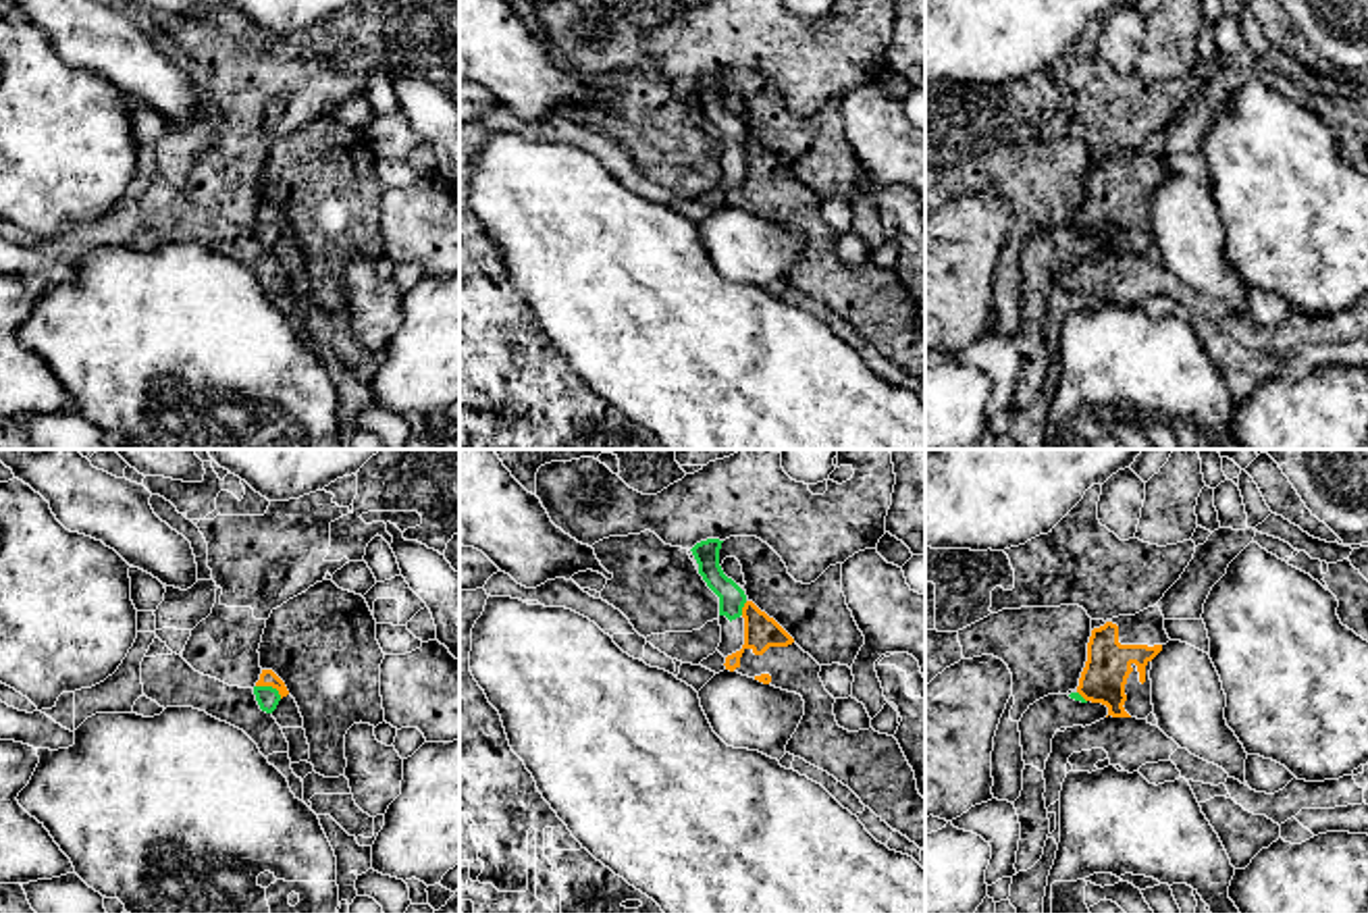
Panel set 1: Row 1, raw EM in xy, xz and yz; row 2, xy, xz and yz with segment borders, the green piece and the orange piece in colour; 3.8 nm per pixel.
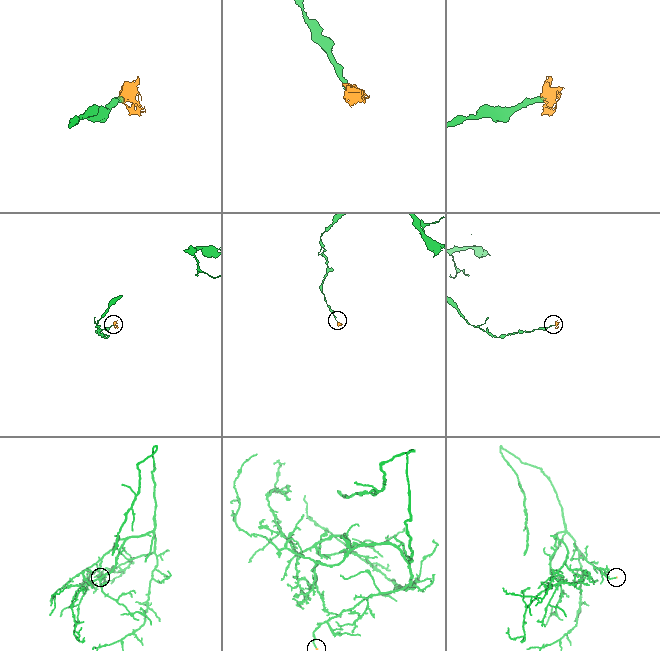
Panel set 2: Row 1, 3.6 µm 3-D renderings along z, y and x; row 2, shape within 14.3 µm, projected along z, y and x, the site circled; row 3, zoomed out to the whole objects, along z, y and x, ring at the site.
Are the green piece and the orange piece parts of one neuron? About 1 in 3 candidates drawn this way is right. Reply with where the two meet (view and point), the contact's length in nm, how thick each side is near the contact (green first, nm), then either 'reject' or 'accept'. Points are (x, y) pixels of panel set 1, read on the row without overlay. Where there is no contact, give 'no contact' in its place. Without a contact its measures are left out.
meets green in xy at (271, 221); contact 120 nm long; 90 nm thick on the green side, 60 nm on the other; reject

